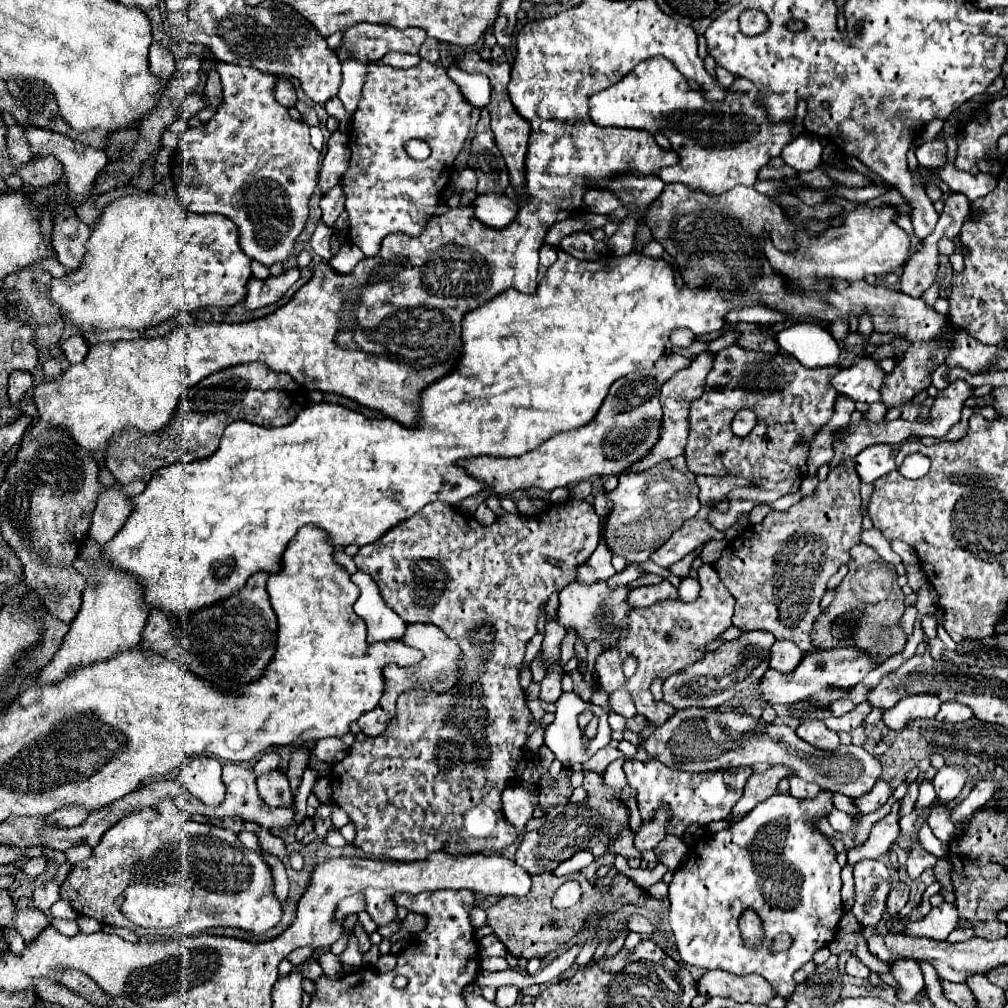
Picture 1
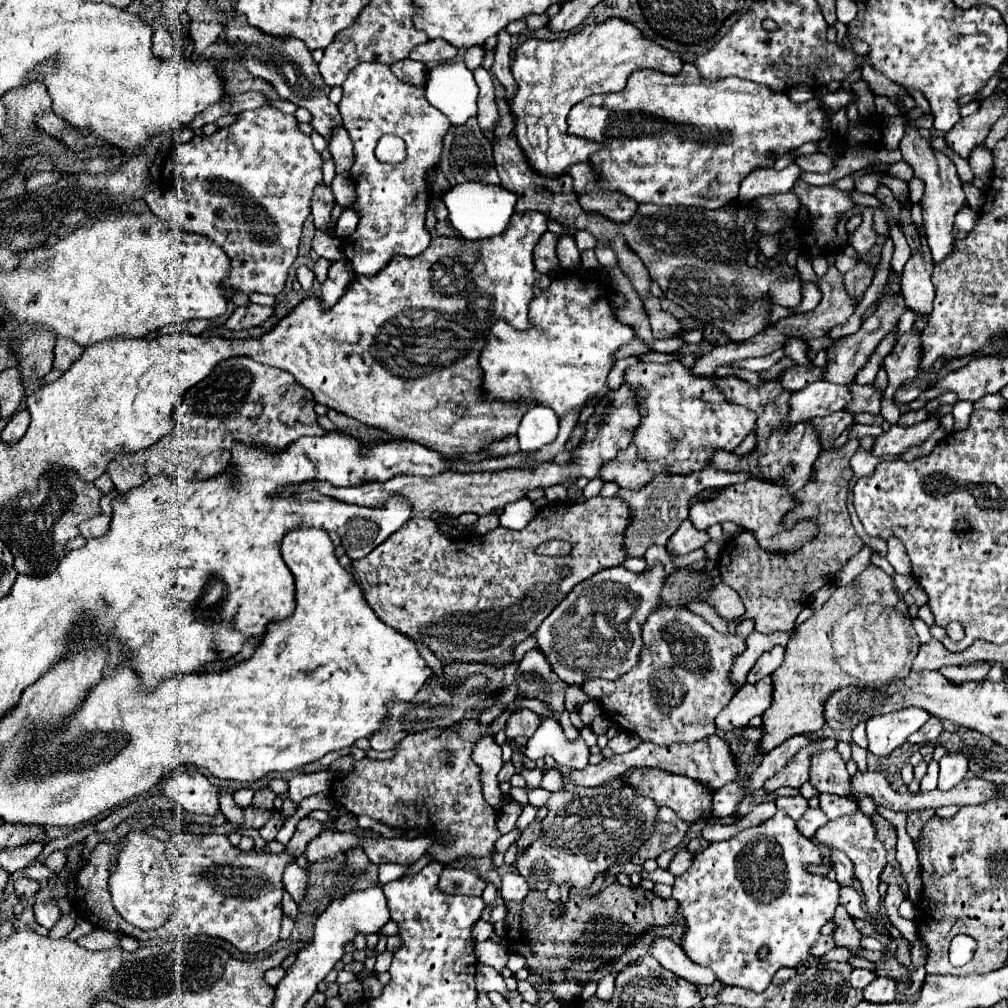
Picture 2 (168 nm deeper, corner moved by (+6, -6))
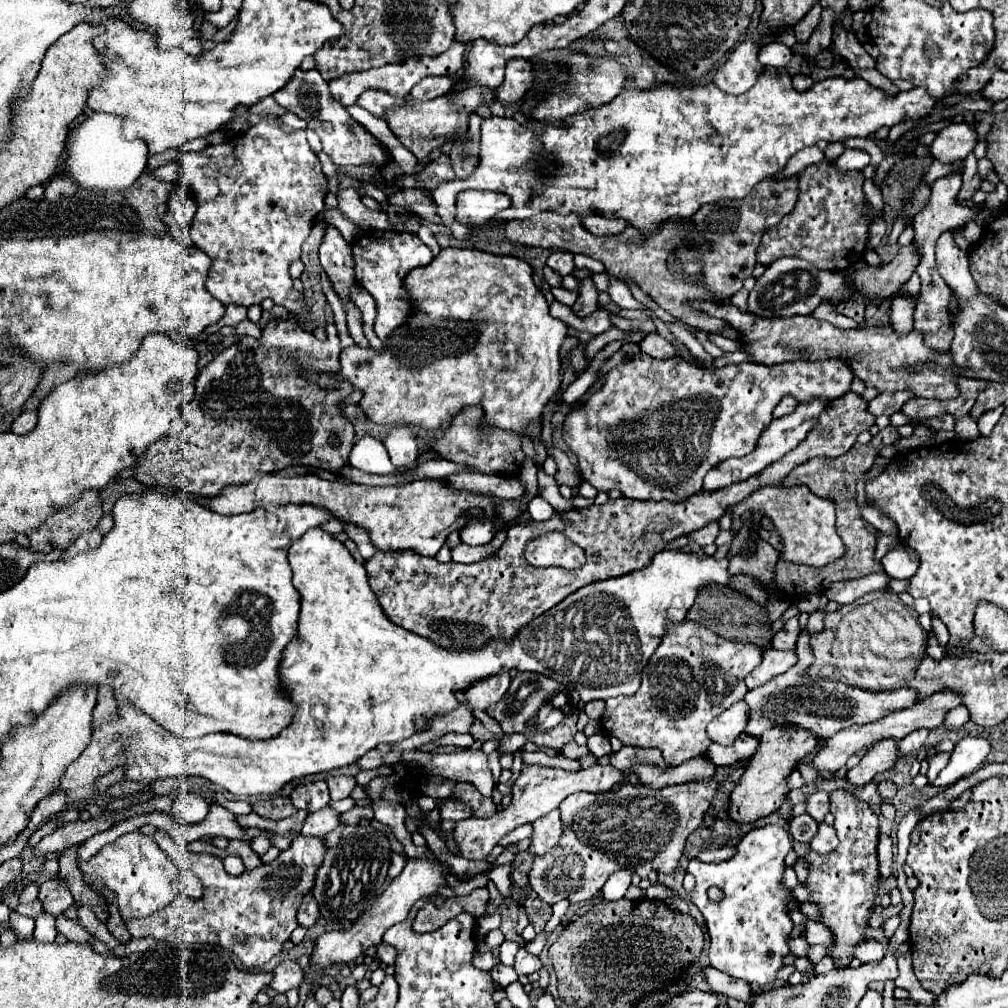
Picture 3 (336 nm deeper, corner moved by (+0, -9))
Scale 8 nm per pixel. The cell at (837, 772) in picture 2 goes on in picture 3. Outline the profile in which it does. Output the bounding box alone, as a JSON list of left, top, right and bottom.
[801,790,879,968]

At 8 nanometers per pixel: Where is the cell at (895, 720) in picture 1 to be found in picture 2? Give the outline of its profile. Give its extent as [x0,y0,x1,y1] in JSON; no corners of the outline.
[867,707,931,757]

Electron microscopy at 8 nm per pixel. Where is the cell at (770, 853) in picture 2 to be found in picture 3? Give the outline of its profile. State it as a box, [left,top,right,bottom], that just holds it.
[687,826,793,986]

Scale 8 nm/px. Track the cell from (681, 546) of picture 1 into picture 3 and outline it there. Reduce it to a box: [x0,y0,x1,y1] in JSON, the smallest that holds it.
[689,522,719,546]

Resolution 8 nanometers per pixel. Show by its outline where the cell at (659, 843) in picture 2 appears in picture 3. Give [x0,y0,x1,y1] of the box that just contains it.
[601,870,631,900]

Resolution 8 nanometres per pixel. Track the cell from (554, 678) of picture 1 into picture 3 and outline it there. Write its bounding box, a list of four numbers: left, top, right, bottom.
[497,734,527,754]

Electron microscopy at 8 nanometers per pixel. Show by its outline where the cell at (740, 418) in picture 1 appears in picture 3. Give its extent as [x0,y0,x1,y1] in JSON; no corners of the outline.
[563,354,853,502]

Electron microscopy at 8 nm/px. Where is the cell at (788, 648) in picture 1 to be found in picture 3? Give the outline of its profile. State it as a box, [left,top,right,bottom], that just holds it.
[745,648,797,688]

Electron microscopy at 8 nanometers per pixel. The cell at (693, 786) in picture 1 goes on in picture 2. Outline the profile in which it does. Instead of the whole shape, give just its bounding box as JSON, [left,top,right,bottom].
[623,769,715,823]

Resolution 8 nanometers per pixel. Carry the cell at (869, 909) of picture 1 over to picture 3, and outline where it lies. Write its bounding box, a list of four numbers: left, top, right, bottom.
[809,822,837,854]

